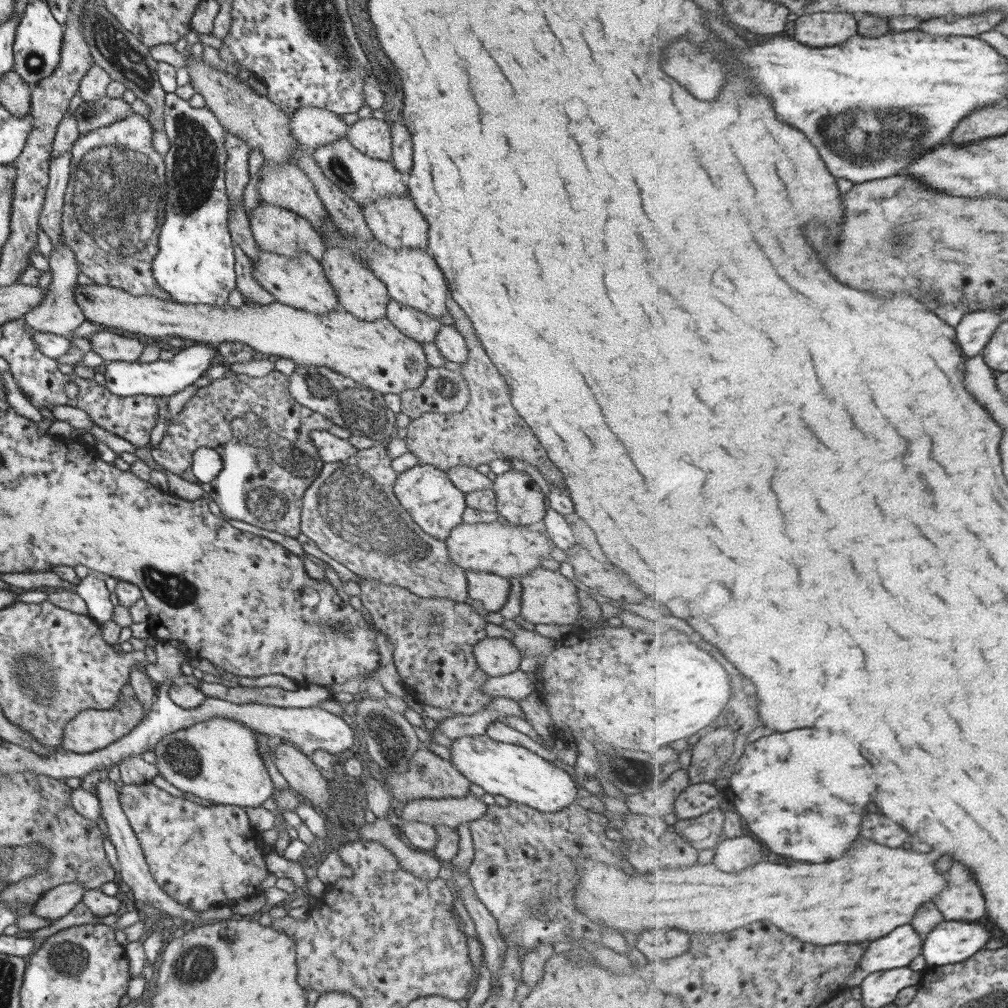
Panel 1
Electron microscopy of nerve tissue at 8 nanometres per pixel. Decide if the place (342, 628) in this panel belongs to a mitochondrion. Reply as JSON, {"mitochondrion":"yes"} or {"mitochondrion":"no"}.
{"mitochondrion":"yes"}

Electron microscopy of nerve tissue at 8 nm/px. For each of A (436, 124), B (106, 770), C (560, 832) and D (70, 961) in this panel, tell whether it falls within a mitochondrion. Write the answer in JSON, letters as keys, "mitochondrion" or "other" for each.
{"A":"other","B":"other","C":"other","D":"mitochondrion"}

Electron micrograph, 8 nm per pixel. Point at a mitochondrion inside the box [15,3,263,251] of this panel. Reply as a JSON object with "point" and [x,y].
{"point":[118,51]}

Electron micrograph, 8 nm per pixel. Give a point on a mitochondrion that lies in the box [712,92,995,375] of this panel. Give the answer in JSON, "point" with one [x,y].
{"point":[901,126]}

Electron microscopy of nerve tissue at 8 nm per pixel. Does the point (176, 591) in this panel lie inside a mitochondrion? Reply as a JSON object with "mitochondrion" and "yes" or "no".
{"mitochondrion":"yes"}

